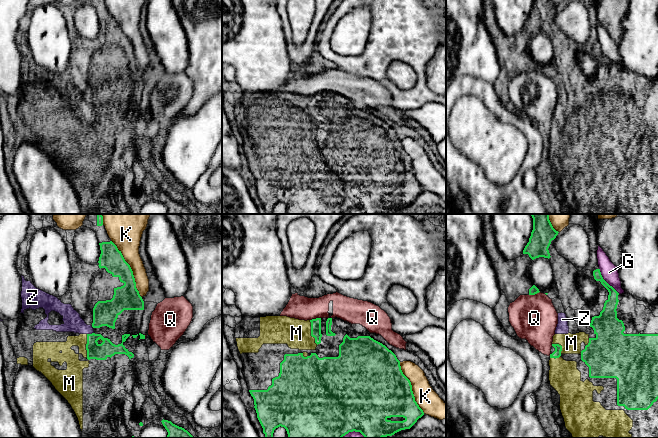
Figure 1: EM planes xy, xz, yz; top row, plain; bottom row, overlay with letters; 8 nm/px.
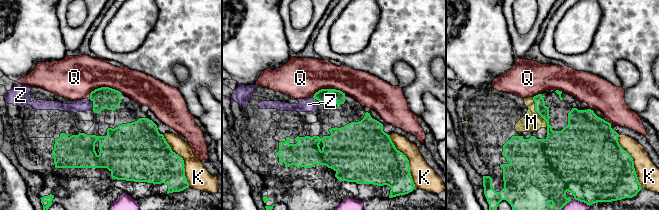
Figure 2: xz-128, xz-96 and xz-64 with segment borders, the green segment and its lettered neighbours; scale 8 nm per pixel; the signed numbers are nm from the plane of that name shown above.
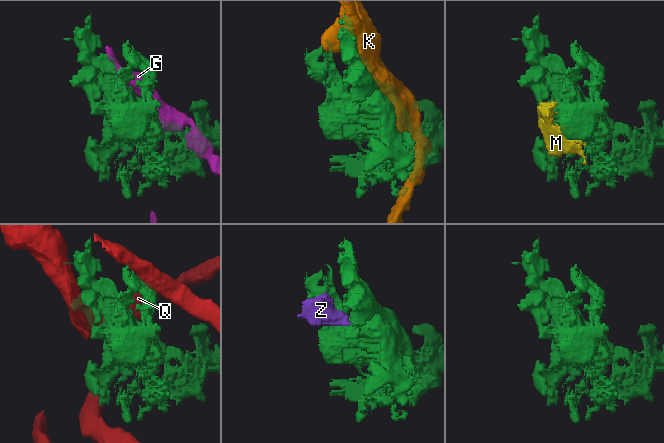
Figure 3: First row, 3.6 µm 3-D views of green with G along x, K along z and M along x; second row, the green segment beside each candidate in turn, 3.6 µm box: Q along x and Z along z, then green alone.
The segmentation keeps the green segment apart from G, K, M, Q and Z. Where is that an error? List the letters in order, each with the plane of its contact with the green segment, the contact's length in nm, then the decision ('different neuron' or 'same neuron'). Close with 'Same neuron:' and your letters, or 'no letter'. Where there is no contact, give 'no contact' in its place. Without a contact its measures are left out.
G: contact in yz; length 260 nm; different neuron
K: contact in xy; length 500 nm; different neuron
M: contact in xz; length 220 nm; same neuron
Q: contact in xz; length 90 nm; different neuron
Z: contact in xy; length 60 nm; same neuron
Same neuron: M, Z

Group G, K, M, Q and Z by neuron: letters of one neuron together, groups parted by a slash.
G / K / M Z / Q

